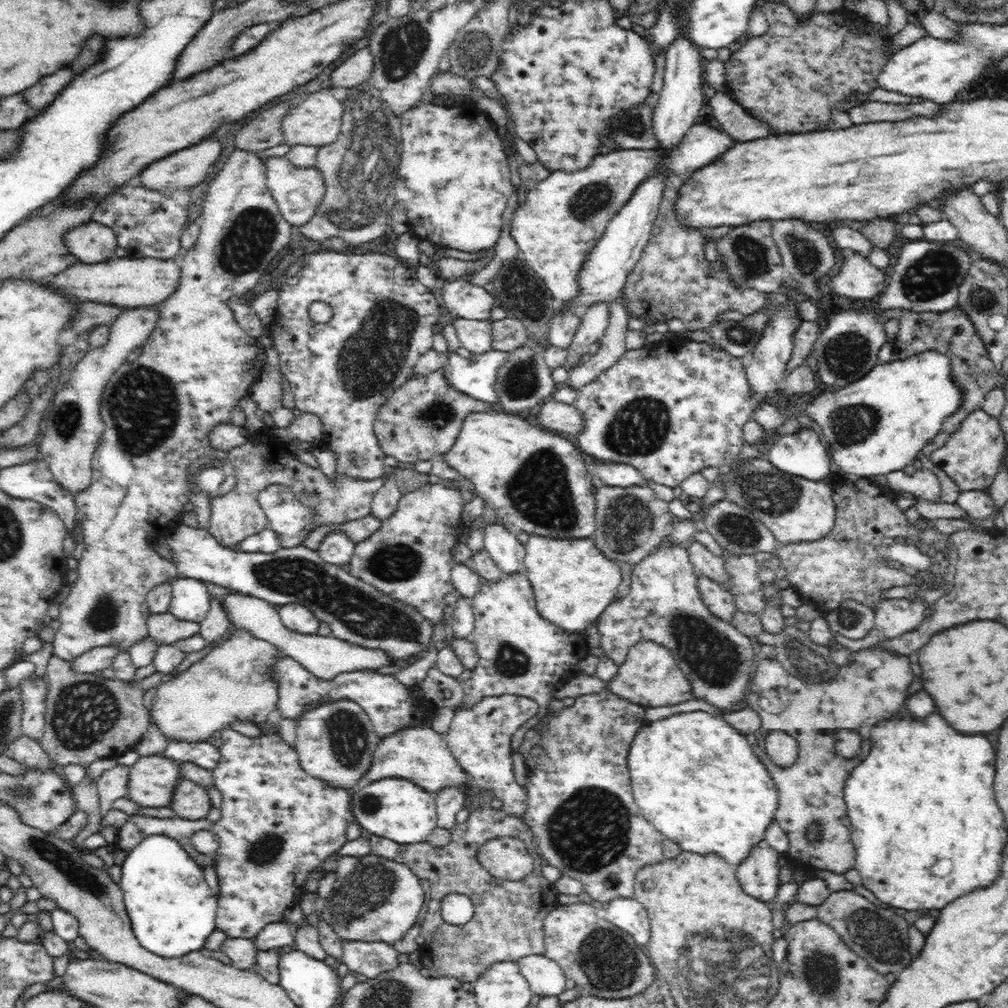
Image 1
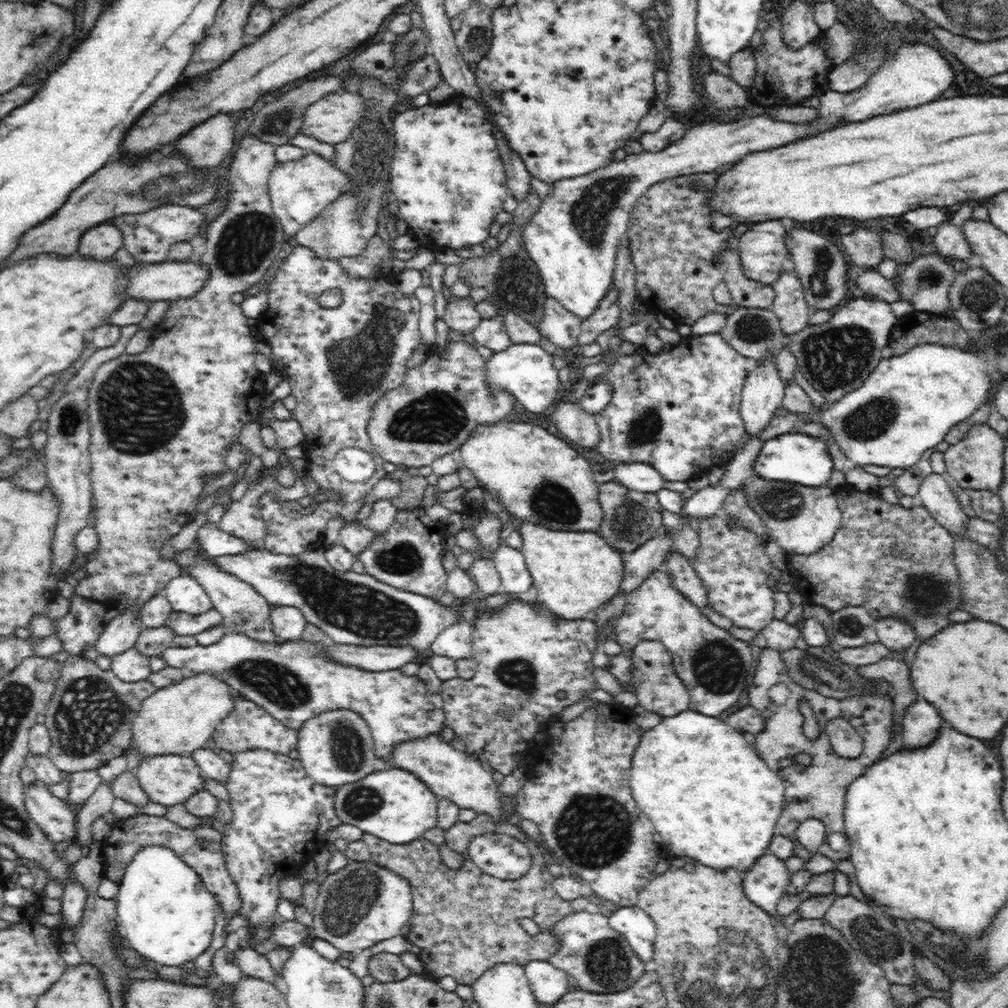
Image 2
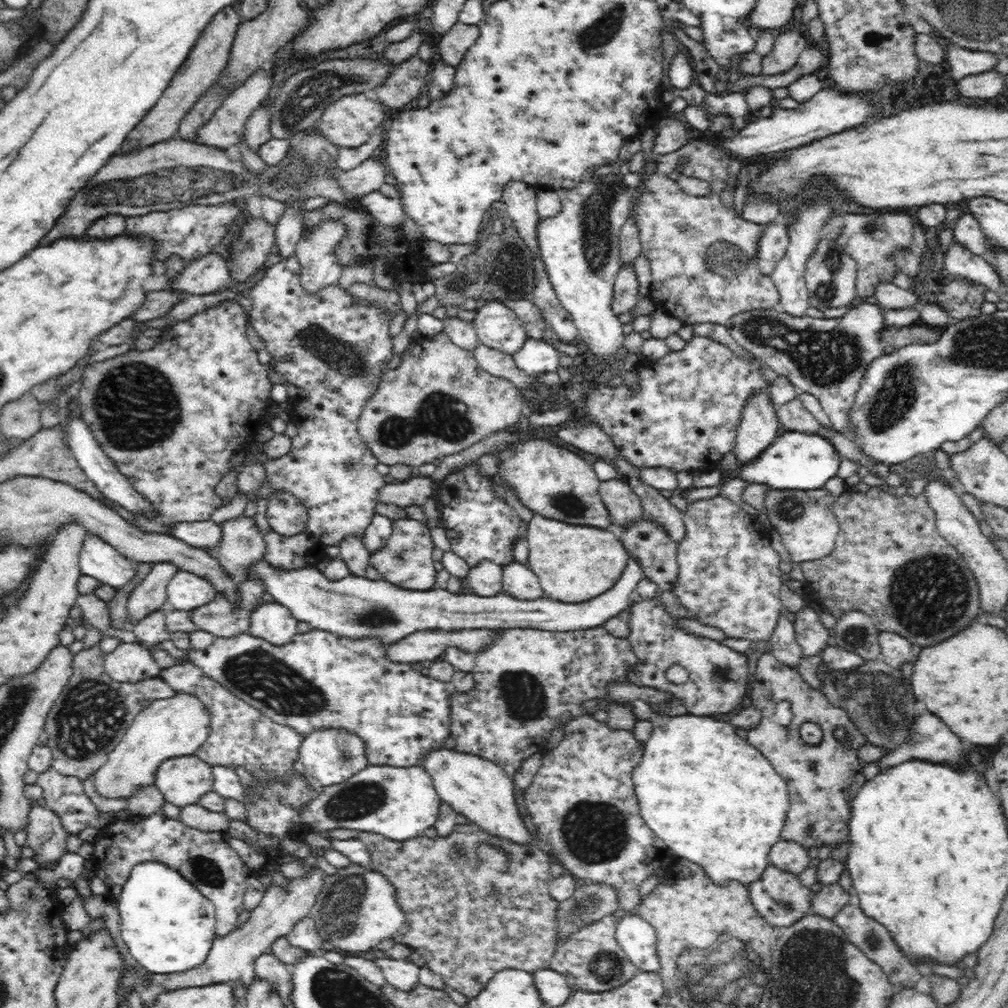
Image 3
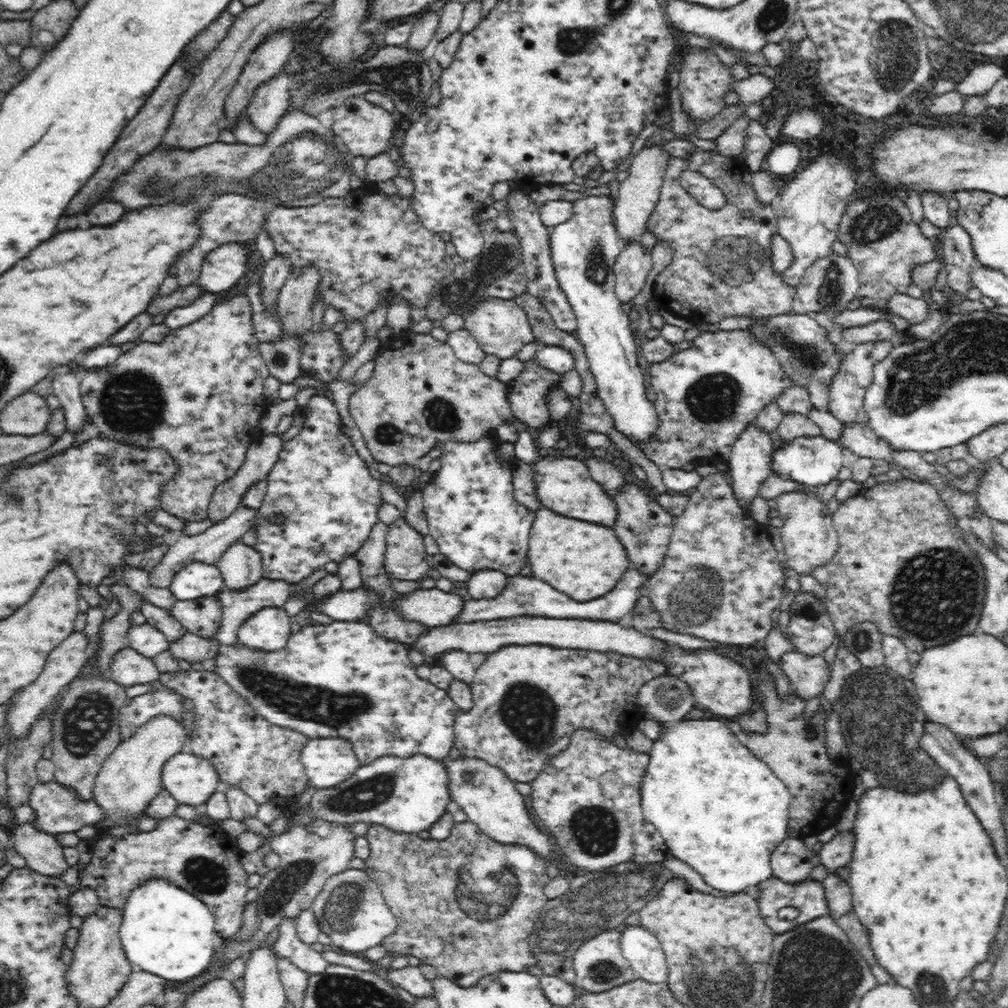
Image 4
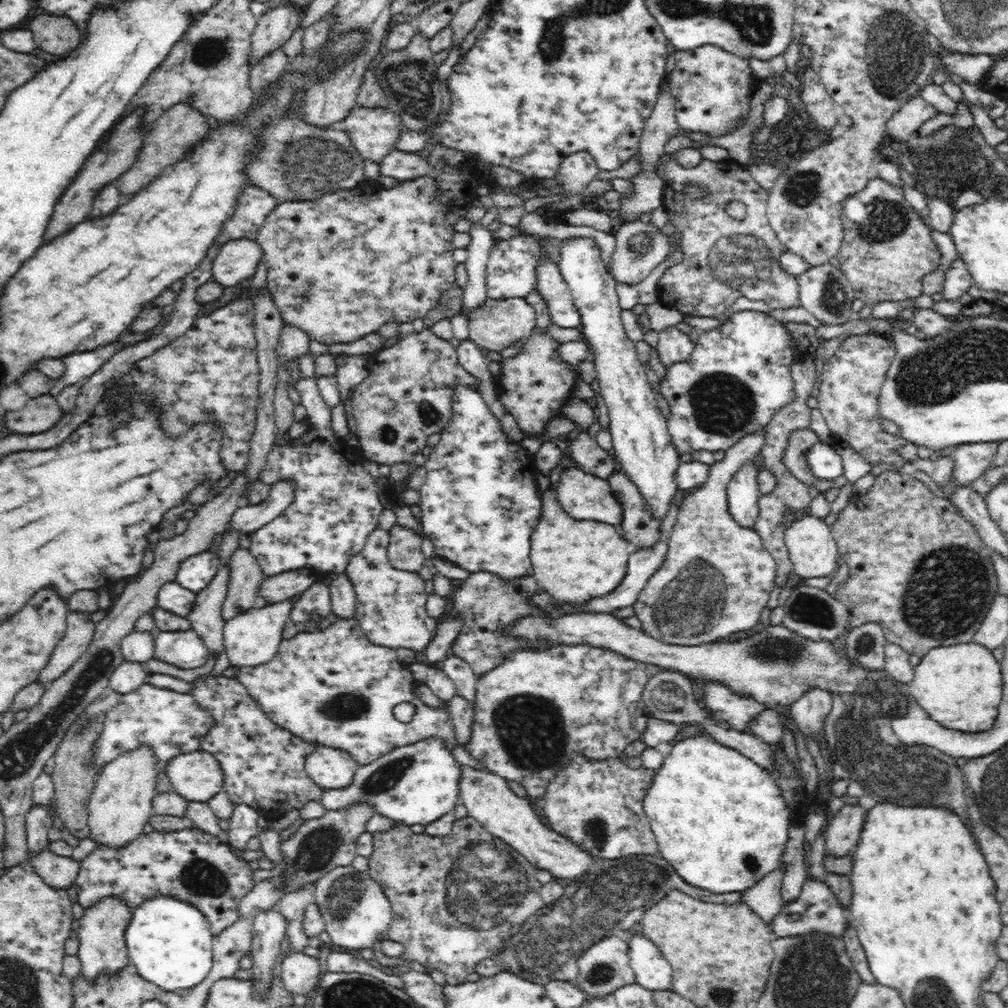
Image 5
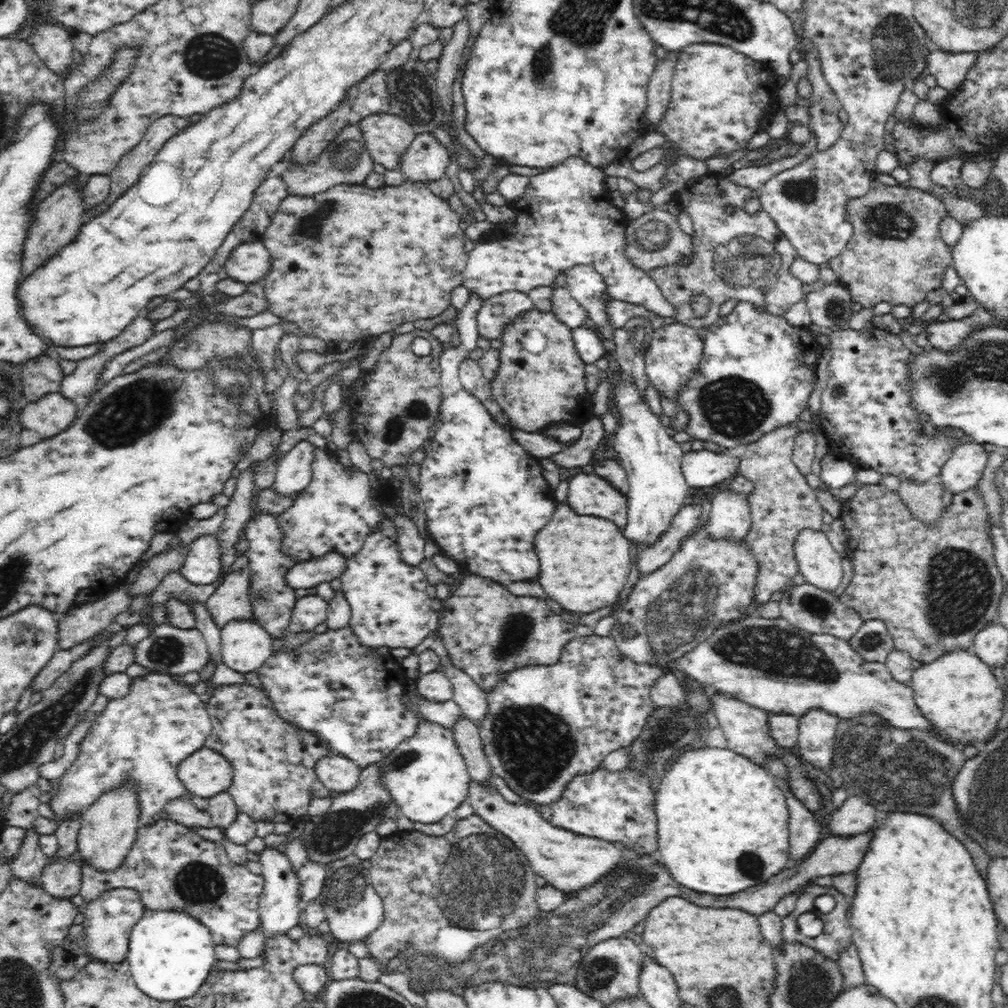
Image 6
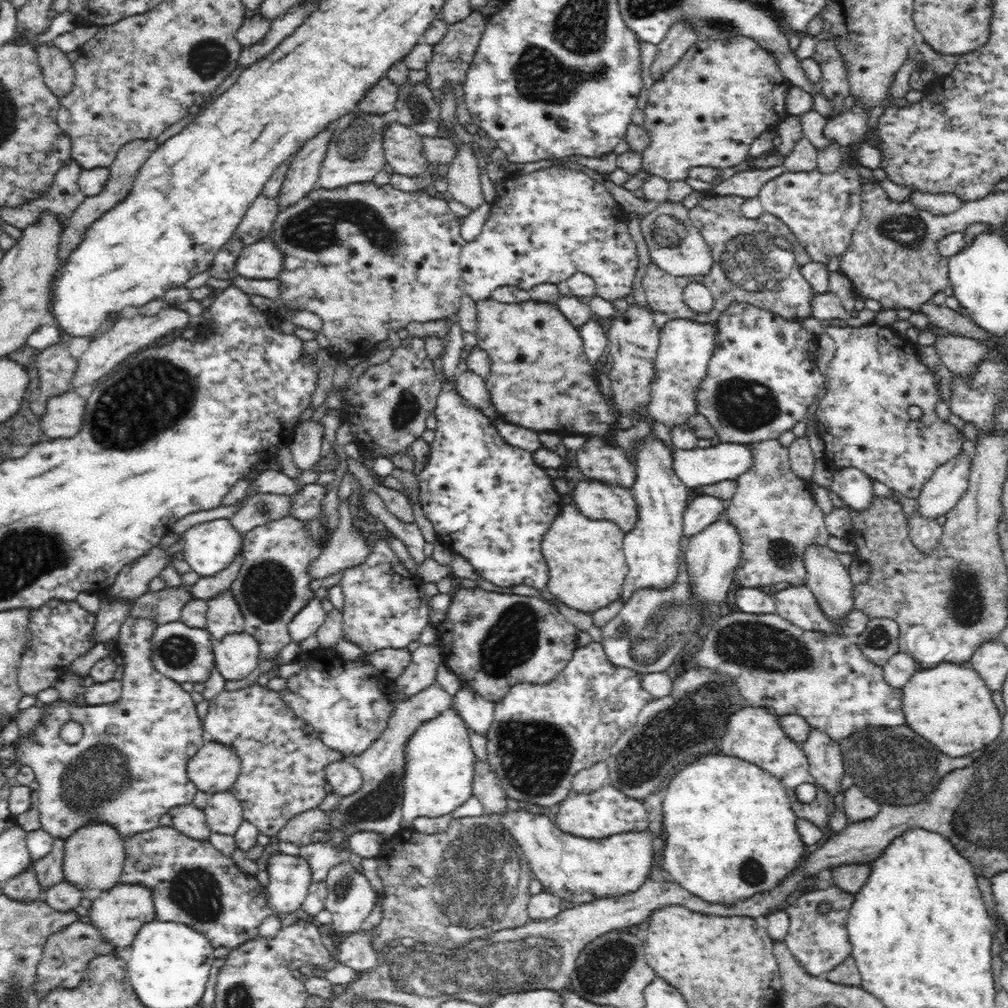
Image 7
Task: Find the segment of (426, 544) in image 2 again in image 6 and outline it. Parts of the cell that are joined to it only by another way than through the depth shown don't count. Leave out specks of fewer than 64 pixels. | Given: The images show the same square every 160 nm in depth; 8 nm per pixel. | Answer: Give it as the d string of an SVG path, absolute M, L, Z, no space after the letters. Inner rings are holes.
M397 513L391 518L397 530L397 546L406 565L418 567L425 560L425 539L422 538L413 519L406 513Z

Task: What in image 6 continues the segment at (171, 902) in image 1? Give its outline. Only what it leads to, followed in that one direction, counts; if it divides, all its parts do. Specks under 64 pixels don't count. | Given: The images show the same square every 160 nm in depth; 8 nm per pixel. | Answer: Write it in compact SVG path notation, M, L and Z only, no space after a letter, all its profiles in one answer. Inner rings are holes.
M146 910L144 916L132 927L127 952L130 974L142 993L160 1002L174 1002L192 998L209 977L214 957L214 938L208 927L184 910Z

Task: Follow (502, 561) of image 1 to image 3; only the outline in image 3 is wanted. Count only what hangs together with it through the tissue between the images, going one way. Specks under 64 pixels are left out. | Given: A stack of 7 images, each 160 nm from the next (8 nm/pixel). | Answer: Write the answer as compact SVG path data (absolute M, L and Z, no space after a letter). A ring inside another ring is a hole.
M514 562L503 568L501 592L522 600L536 600L546 597L538 576L524 564Z

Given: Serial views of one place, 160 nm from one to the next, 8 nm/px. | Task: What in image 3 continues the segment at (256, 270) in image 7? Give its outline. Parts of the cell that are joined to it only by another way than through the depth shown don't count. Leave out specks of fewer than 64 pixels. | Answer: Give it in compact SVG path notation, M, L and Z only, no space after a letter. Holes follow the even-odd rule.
M211 252L186 263L179 272L178 280L168 288L186 295L210 294L220 288L228 288L228 282L233 281L227 259L220 253Z

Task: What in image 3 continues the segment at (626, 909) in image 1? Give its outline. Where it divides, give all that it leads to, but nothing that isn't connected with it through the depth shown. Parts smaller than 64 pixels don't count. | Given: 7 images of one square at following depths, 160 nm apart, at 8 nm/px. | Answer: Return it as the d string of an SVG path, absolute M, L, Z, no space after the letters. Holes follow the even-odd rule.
M638 914L626 915L615 925L615 937L630 962L640 972L659 974L656 933L646 919Z

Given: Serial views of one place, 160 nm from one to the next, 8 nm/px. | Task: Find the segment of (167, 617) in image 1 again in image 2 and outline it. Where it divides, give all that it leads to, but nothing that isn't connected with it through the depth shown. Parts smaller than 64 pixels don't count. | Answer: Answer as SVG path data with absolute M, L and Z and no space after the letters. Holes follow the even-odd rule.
M215 609L203 614L190 615L172 612L165 626L173 629L174 635L196 636L214 626L223 626L224 618Z

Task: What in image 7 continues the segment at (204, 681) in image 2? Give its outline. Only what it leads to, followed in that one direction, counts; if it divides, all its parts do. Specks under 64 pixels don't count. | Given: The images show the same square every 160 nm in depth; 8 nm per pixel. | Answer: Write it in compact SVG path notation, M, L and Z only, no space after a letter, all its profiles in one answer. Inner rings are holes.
M88 823L88 826L78 828L65 839L63 880L76 885L80 891L110 890L119 883L125 856L125 839L113 826L104 823Z

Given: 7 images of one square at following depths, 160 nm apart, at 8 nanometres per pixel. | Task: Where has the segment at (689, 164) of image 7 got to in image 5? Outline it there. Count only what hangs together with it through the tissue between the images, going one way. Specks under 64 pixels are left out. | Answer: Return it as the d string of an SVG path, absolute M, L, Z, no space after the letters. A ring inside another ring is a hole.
M714 45L697 46L686 51L676 51L673 54L676 62L674 70L667 74L666 80L670 84L671 96L675 101L674 116L677 118L679 129L687 132L697 132L711 138L730 136L738 128L738 120L748 120L750 114L750 97L752 92L764 81L754 75L748 60L736 57L732 52Z

